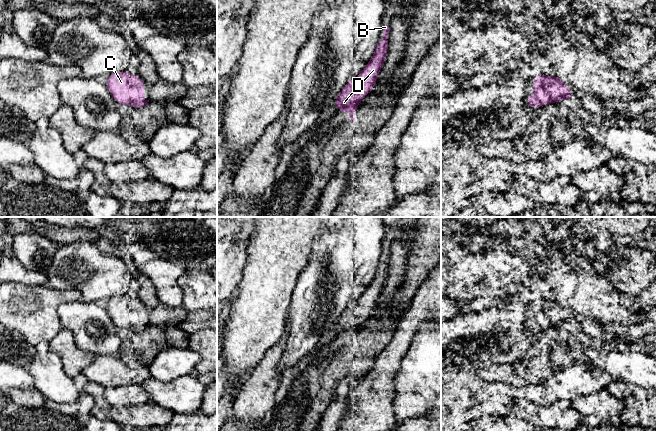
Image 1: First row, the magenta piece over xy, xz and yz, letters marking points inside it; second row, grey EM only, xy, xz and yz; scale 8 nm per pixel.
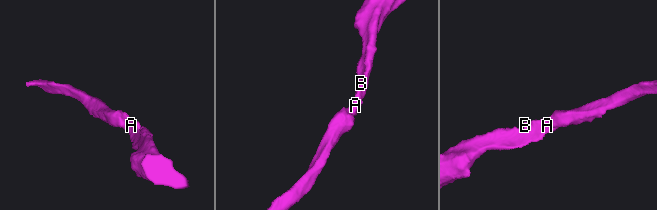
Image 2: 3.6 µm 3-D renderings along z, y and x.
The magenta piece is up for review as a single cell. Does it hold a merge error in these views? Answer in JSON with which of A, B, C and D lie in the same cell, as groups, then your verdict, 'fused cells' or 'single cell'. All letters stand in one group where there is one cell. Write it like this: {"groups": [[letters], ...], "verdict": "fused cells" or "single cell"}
{"groups": [["A", "B", "C", "D"]], "verdict": "single cell"}

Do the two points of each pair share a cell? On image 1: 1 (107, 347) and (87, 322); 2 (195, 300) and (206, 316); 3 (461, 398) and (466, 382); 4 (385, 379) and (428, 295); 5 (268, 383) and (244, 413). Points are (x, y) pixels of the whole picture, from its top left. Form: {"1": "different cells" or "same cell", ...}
{"1": "same cell", "2": "different cells", "3": "same cell", "4": "same cell", "5": "same cell"}

